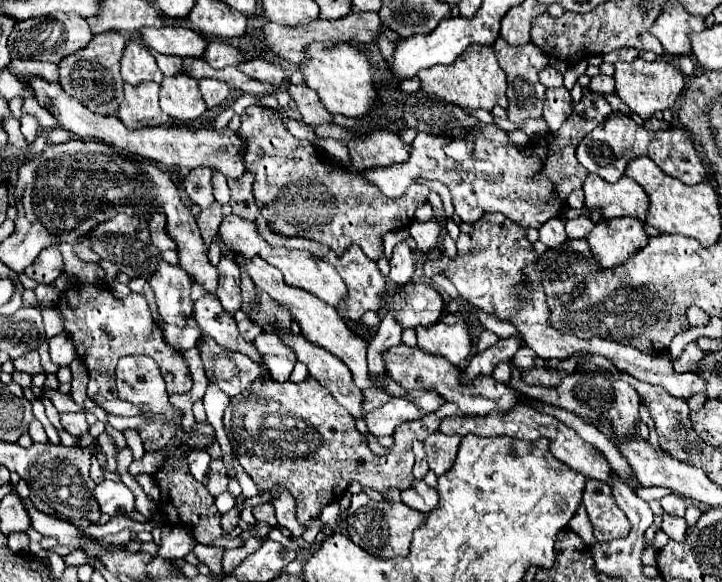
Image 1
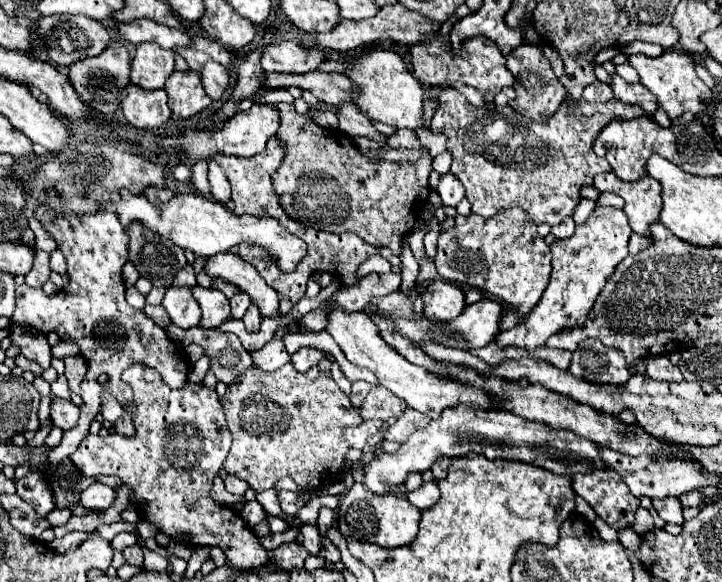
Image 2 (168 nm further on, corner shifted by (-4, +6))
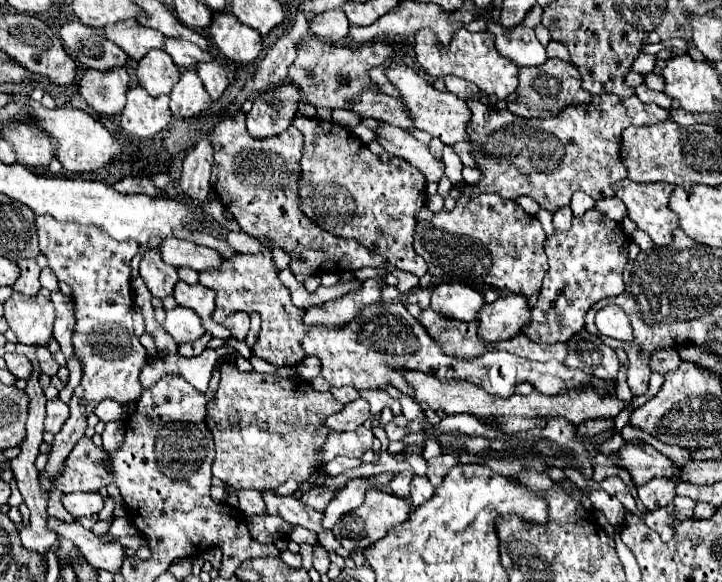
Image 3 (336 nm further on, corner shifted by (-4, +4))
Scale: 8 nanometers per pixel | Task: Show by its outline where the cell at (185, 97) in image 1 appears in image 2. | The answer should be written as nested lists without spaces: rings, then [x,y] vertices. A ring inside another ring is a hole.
[[[175,71],[165,83],[165,91],[169,95],[171,111],[181,119],[187,119],[211,105],[197,71]]]

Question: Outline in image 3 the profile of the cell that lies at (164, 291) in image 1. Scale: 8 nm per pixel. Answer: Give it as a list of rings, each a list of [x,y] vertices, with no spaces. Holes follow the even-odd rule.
[[[181,305],[175,307],[173,311],[167,311],[165,331],[175,339],[177,345],[195,341],[205,333],[197,313],[193,313],[189,307],[181,307]]]

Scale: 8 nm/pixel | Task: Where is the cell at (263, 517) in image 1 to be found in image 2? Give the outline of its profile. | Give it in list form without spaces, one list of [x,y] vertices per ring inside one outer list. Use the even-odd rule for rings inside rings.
[[[281,491],[279,493],[279,503],[281,503],[281,509],[287,515],[295,515],[305,505],[305,501],[297,493],[291,493],[291,491]]]

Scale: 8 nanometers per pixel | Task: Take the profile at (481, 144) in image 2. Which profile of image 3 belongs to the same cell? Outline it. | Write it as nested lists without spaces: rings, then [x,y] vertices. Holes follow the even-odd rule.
[[[613,93],[591,95],[591,103],[567,105],[555,117],[531,117],[523,119],[513,115],[509,109],[499,113],[489,111],[481,101],[467,99],[471,119],[467,123],[467,141],[471,143],[473,159],[481,171],[481,179],[473,185],[465,185],[461,191],[465,197],[475,199],[481,193],[497,193],[499,197],[515,201],[521,195],[533,197],[545,211],[555,213],[559,207],[569,205],[575,191],[583,191],[593,199],[611,197],[611,183],[625,179],[627,173],[619,161],[619,137],[629,125],[655,125],[669,119],[669,111],[653,103],[643,103],[637,97],[617,97]]]

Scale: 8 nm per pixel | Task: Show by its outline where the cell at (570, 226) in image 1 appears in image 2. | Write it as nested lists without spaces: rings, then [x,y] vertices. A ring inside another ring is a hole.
[[[581,197],[581,201],[579,201],[579,205],[577,205],[577,209],[575,209],[575,213],[573,213],[573,221],[575,221],[577,225],[581,225],[581,223],[583,223],[583,219],[587,219],[587,217],[591,215],[591,211],[593,211],[593,207],[595,207],[595,201],[589,201],[589,199],[585,199],[585,197]]]

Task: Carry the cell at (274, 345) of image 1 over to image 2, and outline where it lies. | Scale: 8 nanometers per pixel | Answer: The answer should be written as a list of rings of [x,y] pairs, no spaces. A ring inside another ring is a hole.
[[[305,347],[305,349],[299,349],[297,353],[293,353],[293,355],[291,355],[291,363],[293,363],[293,367],[295,367],[297,371],[305,373],[307,369],[315,367],[323,357],[325,357],[325,355],[323,355],[323,351]]]

